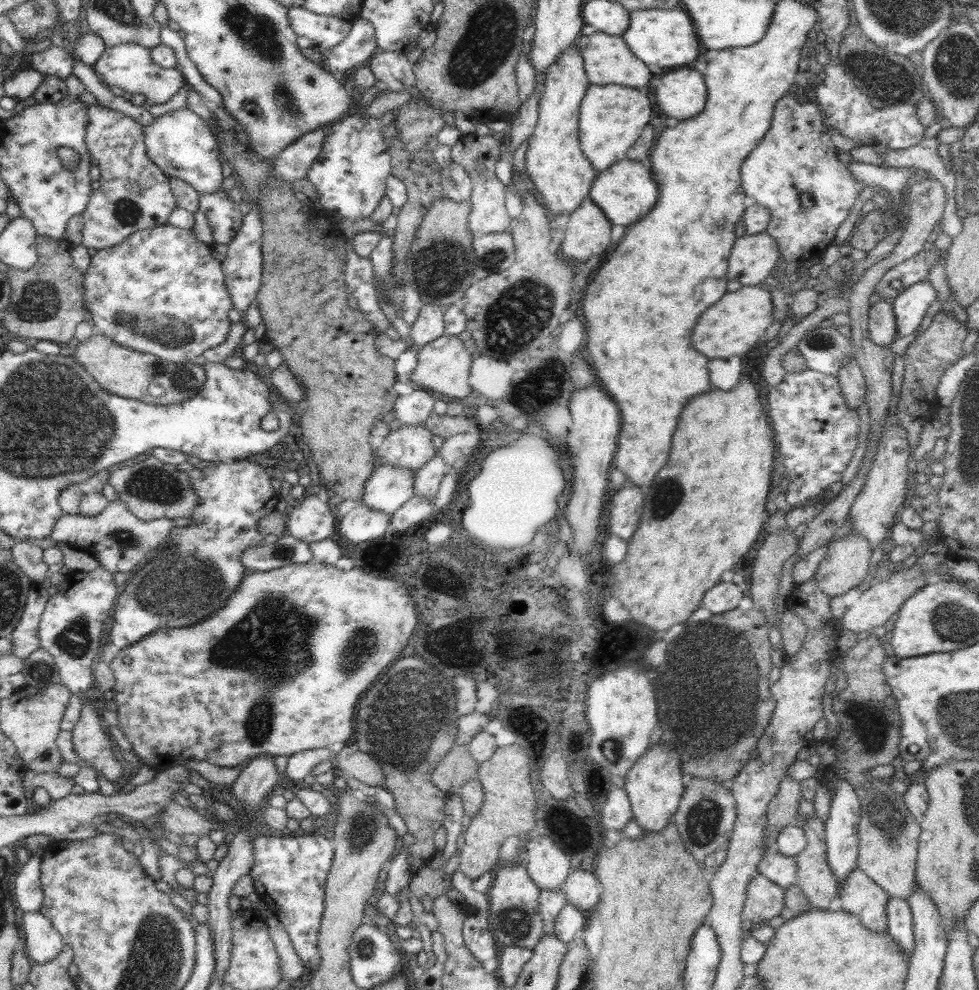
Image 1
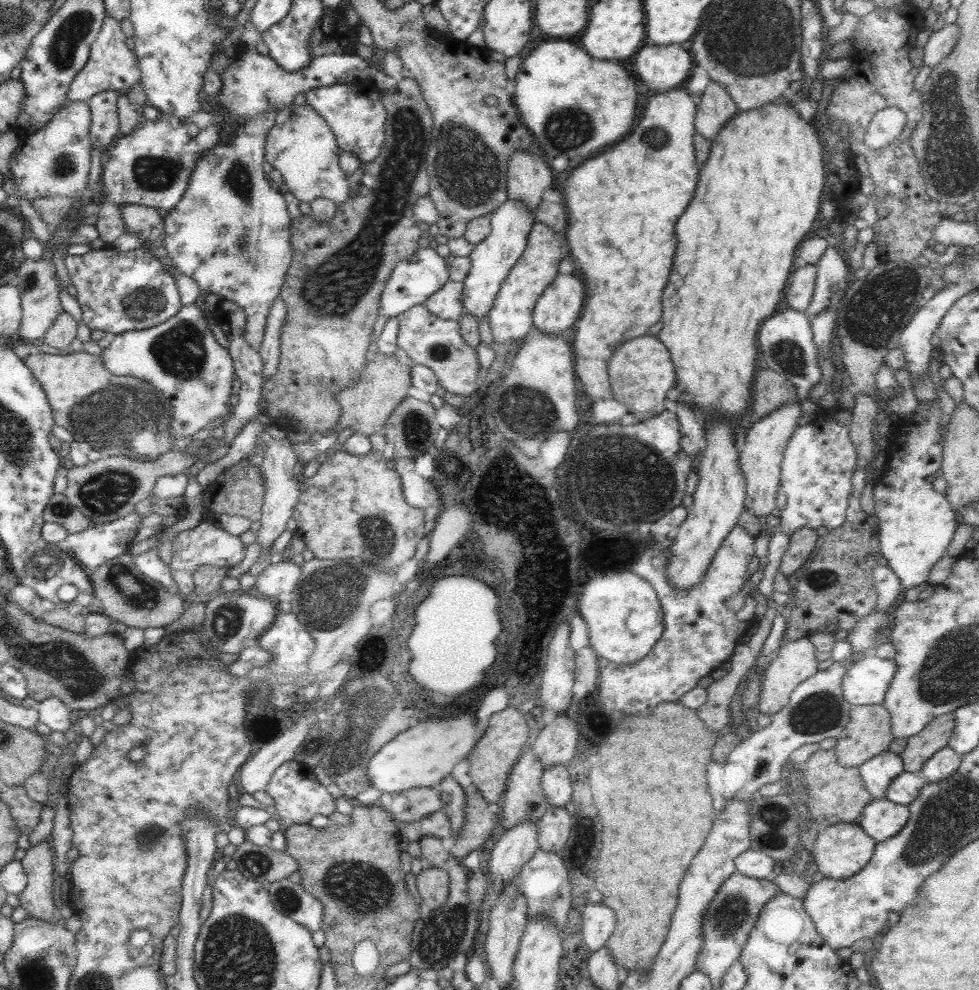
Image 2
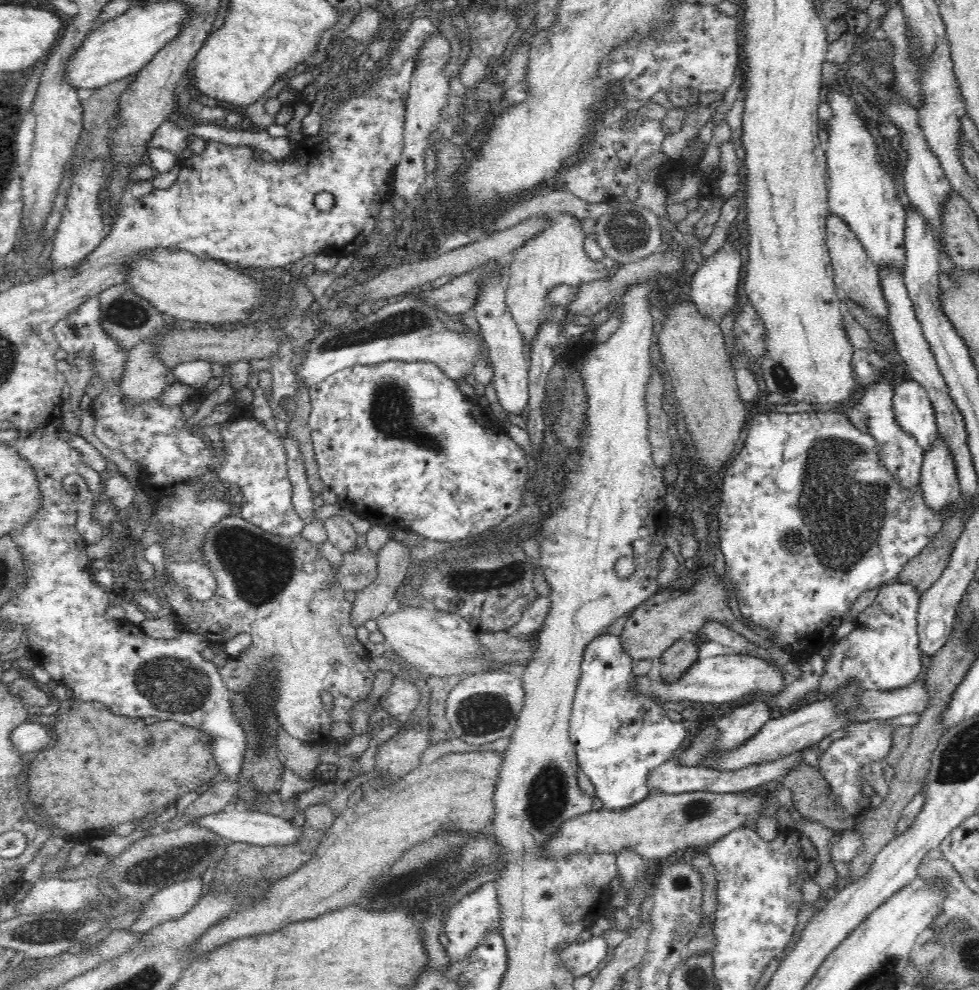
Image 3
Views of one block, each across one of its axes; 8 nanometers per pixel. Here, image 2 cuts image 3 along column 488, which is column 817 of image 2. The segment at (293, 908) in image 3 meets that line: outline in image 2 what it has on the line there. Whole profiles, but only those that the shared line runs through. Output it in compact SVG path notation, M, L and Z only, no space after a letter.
M820 749L800 765L807 788L807 806L815 828L821 829L836 823L858 822L865 806L873 799L863 785L859 767L841 765L834 749Z

